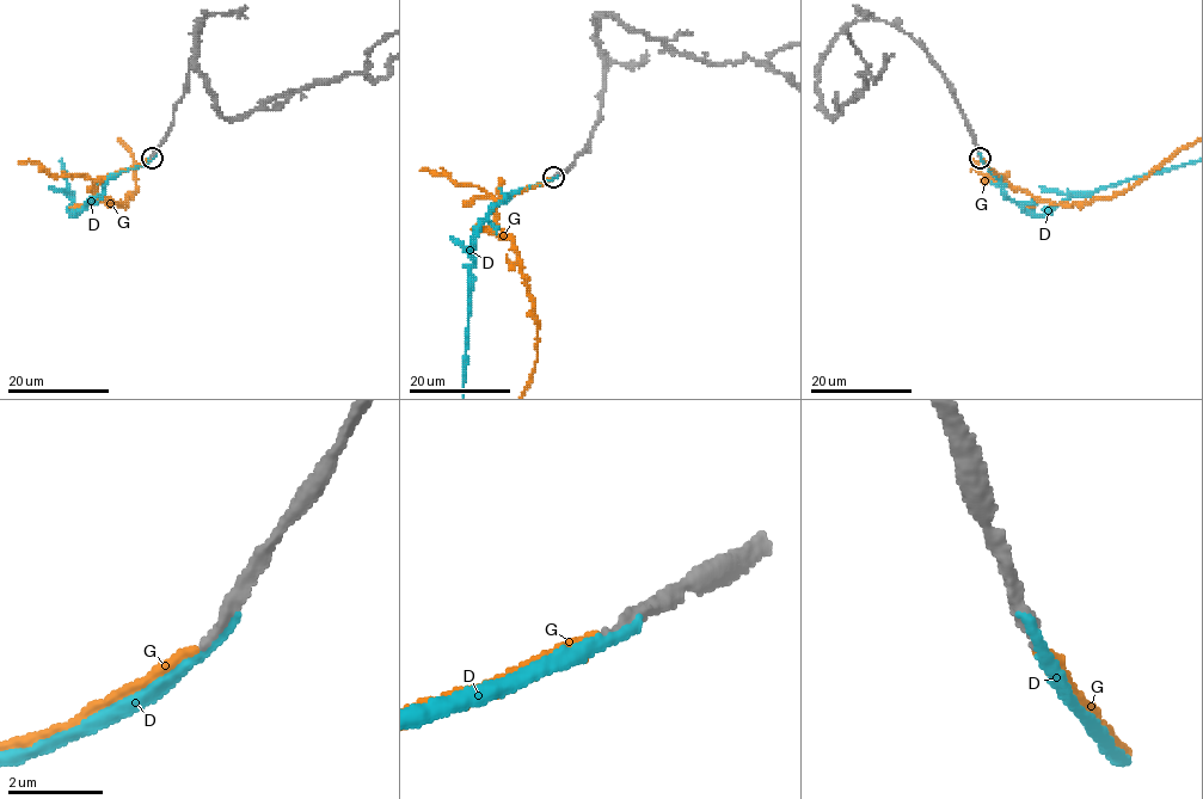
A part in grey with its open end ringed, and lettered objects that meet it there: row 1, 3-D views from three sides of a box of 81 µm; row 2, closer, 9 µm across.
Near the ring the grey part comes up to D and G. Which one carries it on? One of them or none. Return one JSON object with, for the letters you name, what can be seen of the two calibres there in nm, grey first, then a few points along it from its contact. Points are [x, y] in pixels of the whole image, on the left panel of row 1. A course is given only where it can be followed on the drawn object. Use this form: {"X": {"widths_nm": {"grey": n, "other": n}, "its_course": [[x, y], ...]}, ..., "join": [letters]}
{"G": {"widths_nm": {"grey": 240, "other": 280}}, "join": ["G"]}

